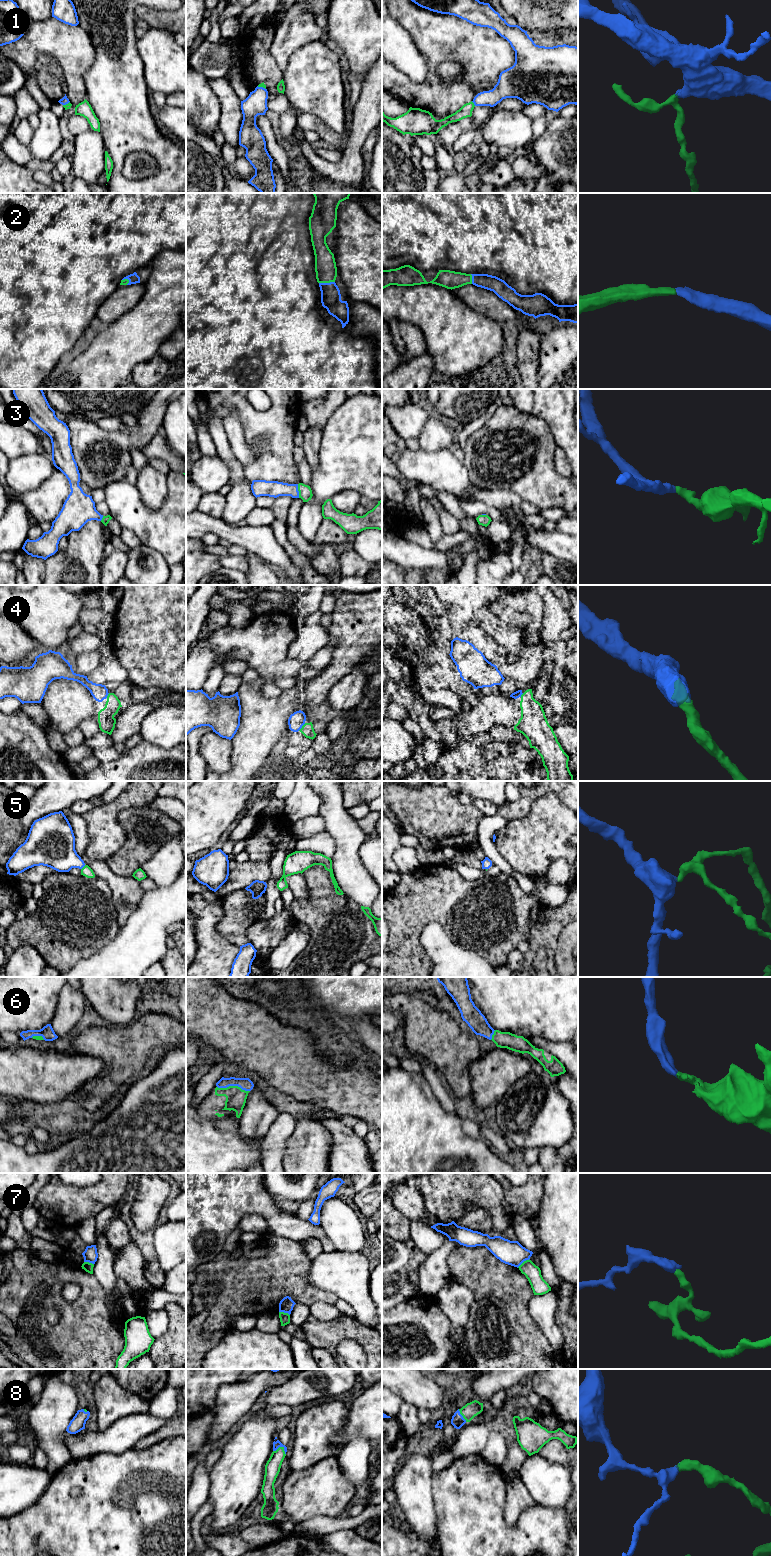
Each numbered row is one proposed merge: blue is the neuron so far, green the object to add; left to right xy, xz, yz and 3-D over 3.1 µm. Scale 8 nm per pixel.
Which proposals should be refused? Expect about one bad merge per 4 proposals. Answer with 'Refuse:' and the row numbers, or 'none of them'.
Refuse: 7

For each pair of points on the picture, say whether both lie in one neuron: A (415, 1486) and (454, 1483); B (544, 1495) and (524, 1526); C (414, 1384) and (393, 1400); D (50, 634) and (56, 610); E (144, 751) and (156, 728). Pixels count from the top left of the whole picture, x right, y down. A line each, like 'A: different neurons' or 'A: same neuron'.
A: different neurons
B: different neurons
C: different neurons
D: same neuron
E: different neurons

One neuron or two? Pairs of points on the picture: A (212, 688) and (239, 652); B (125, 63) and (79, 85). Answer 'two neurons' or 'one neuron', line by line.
A: two neurons
B: two neurons

